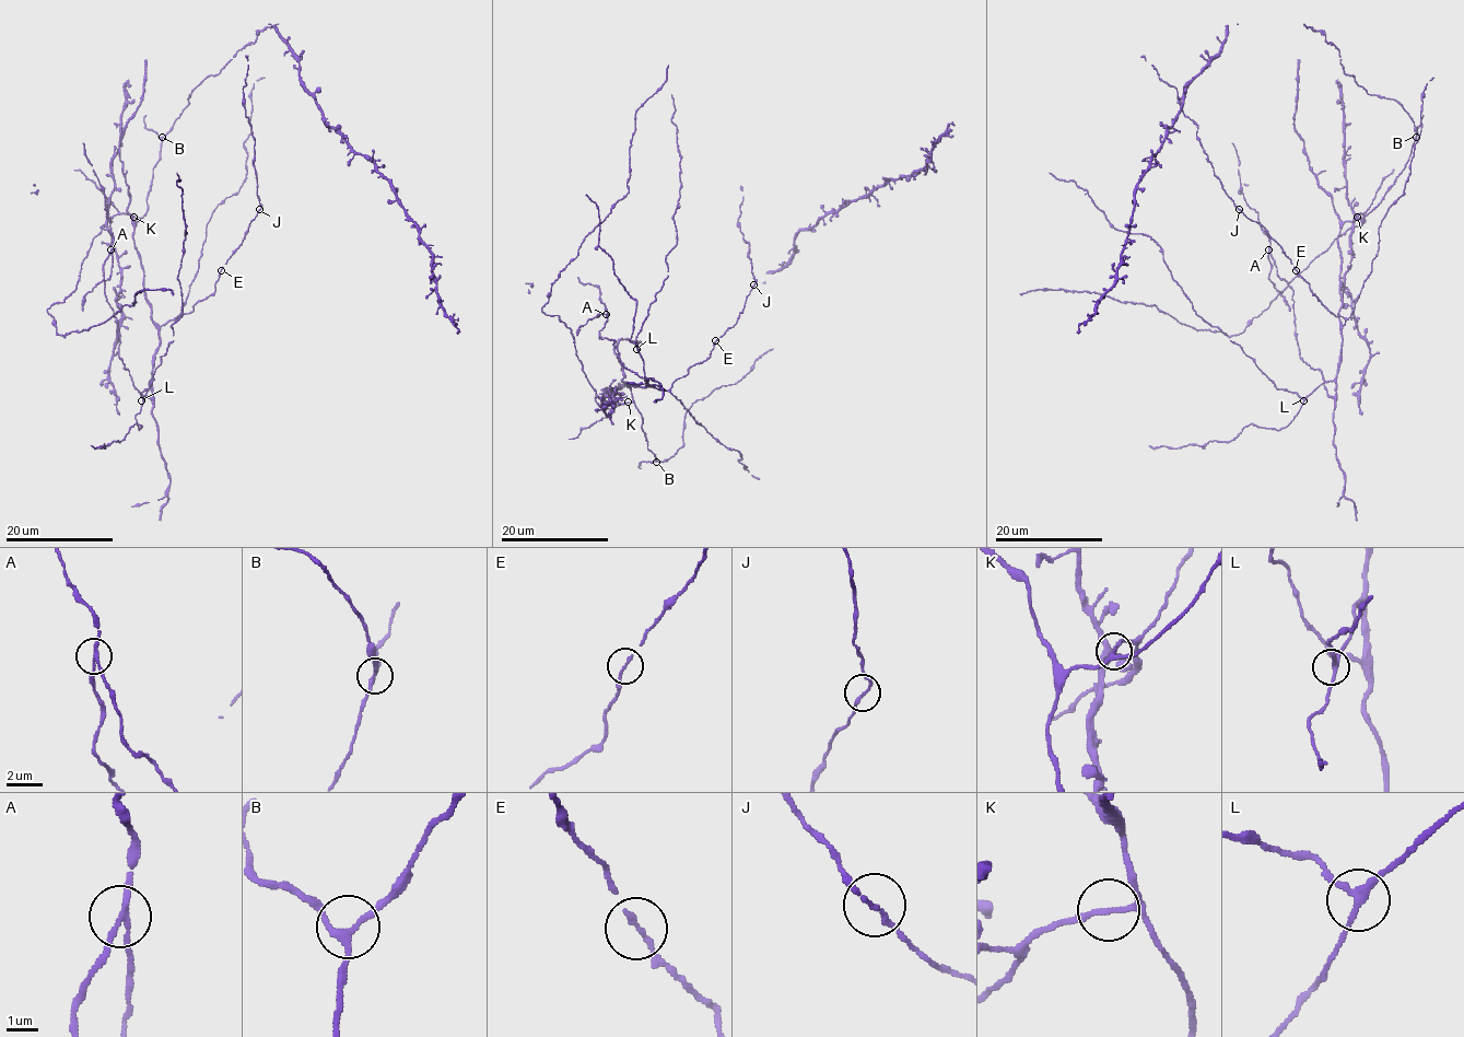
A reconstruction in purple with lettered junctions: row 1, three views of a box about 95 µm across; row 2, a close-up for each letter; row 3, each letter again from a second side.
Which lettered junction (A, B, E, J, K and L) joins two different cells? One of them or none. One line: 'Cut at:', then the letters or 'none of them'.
Cut at: A

